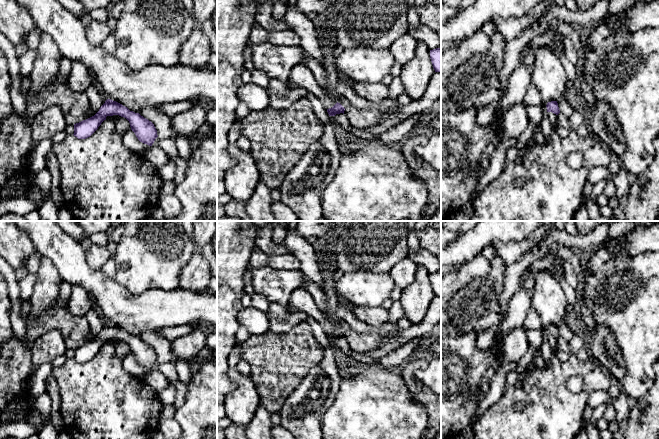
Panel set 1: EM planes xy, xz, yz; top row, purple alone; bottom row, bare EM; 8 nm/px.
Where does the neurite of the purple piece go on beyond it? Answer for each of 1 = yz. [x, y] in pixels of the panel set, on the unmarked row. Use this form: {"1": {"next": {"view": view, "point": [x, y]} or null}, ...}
{"1": {"next": null}}

